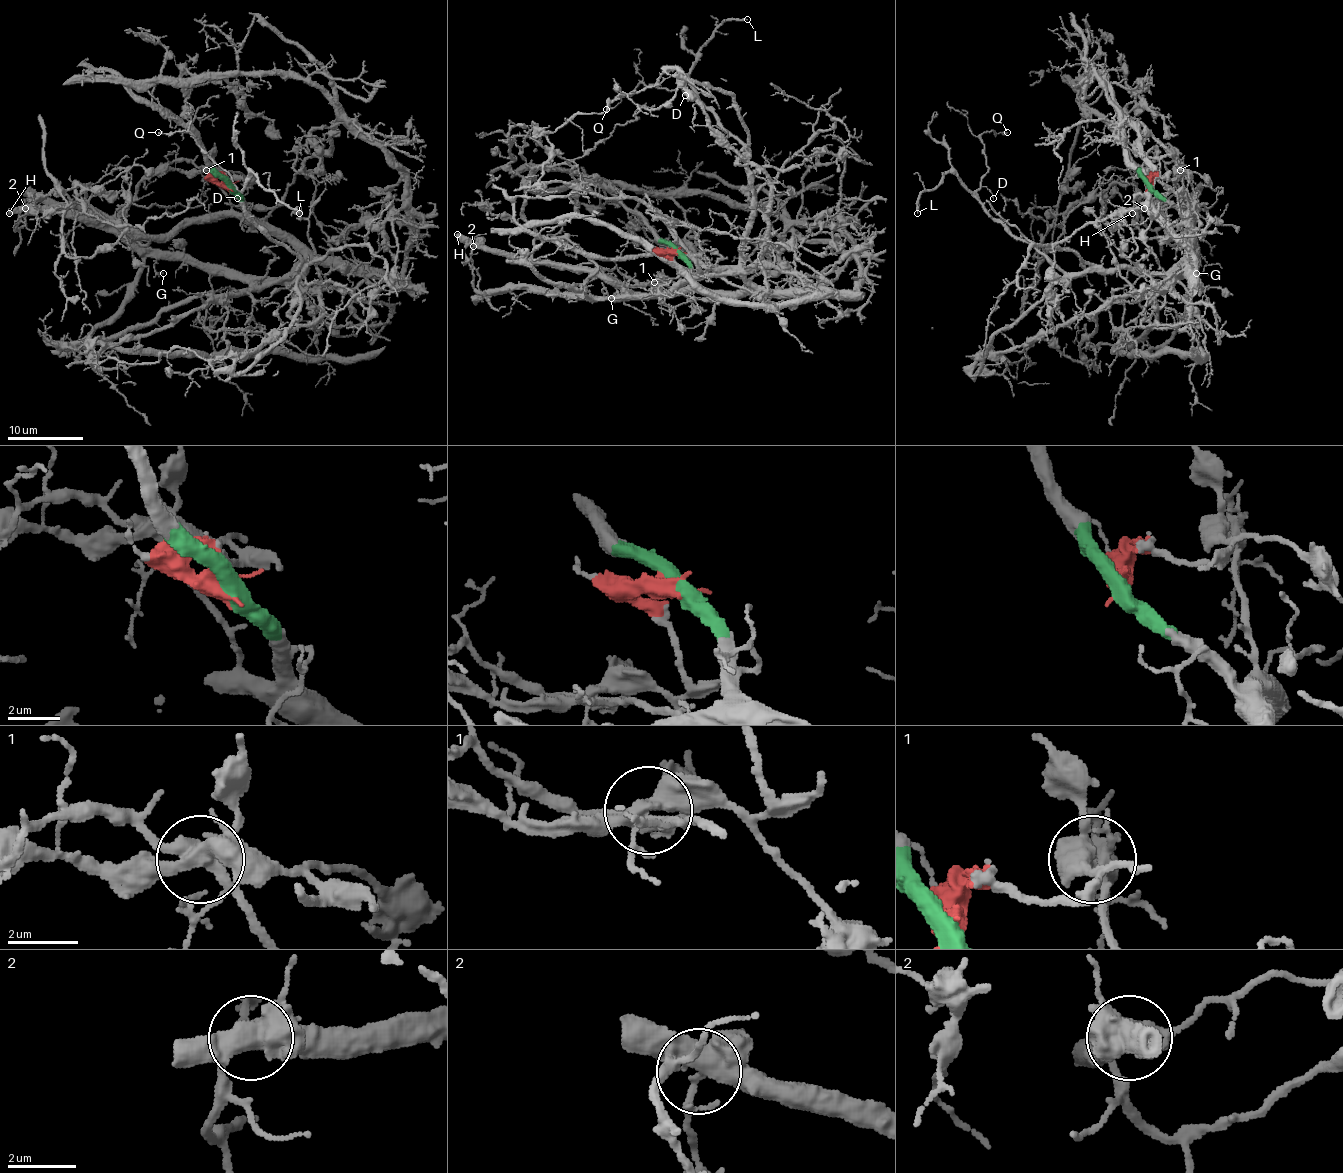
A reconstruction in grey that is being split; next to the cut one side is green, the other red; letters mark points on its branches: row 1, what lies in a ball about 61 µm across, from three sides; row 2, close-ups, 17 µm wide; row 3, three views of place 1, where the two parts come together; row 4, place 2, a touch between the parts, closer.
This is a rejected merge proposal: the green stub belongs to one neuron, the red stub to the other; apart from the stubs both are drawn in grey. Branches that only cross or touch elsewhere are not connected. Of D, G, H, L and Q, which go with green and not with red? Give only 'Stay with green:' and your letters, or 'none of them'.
Stay with green: D, H, L, Q

